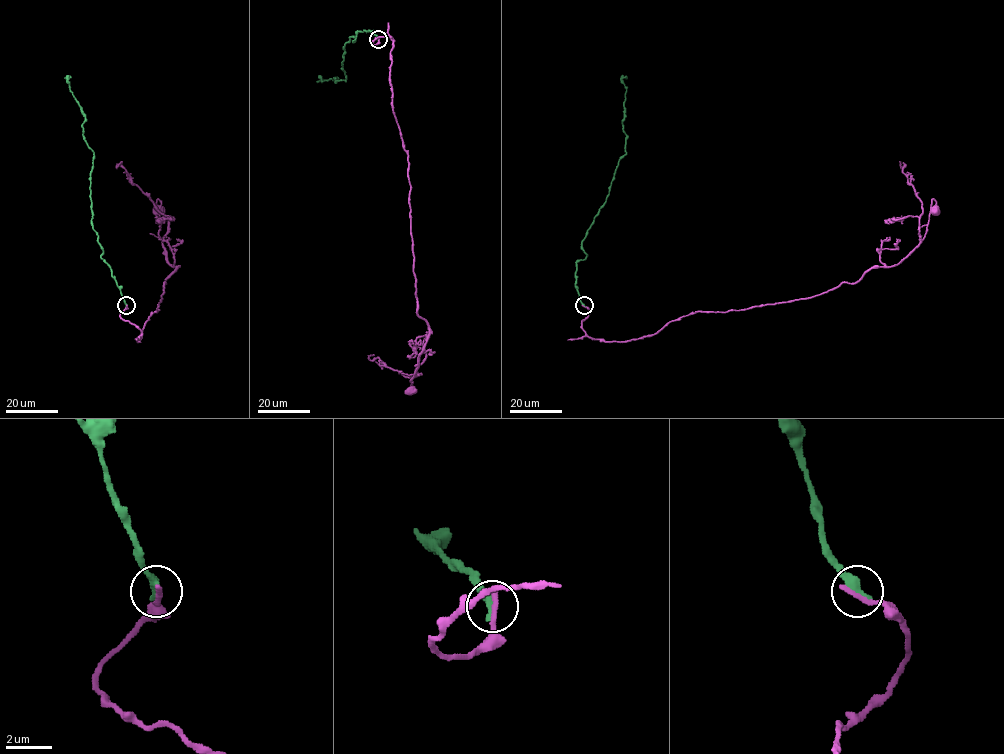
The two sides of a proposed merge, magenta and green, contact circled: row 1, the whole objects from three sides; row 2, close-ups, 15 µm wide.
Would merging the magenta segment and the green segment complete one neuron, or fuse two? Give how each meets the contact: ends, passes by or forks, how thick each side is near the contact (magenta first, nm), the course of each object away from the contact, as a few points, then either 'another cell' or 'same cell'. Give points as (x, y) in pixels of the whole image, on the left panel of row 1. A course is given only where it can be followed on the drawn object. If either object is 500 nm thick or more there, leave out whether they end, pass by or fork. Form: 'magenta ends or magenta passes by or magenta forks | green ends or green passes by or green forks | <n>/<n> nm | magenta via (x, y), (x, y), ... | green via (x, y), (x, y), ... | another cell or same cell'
magenta ends | green ends | 280/440 nm | magenta via (126, 306), (120, 317), (141, 332), (138, 342), (177, 267), (159, 236), (159, 210) | green via (126, 306), (110, 267), (101, 257), (102, 249), (91, 222), (93, 153), (83, 135), (85, 114), (64, 78) | another cell

